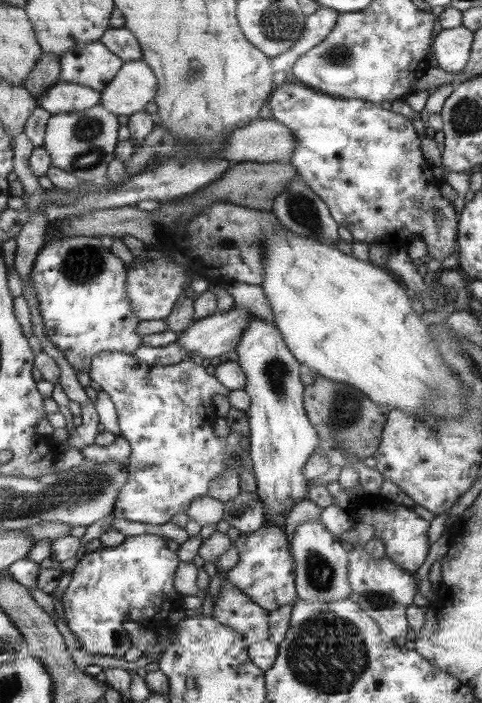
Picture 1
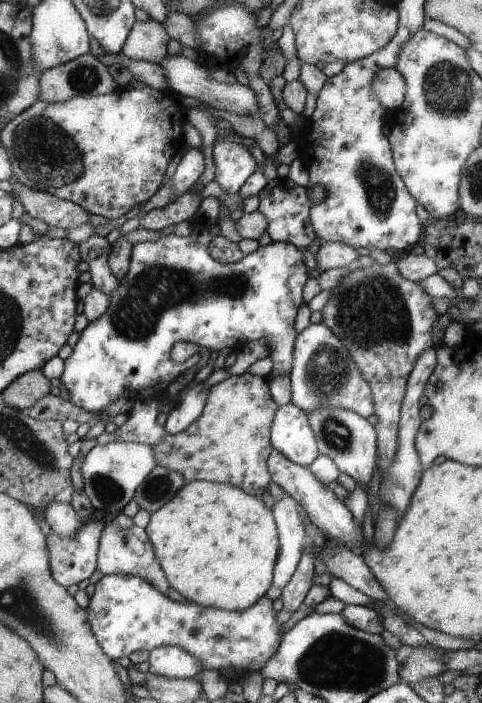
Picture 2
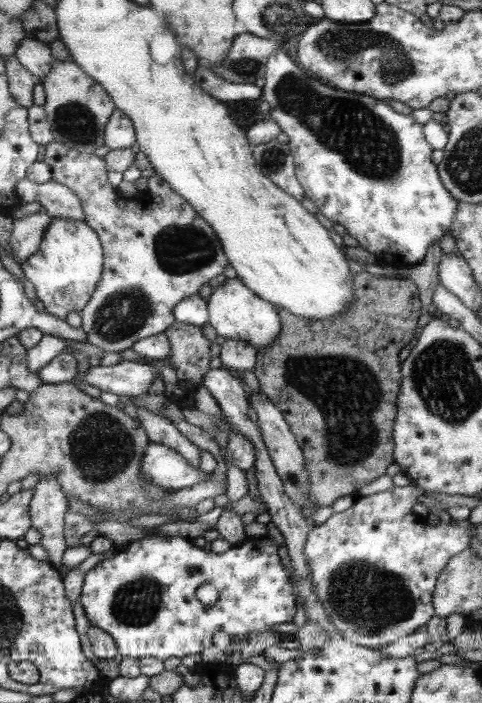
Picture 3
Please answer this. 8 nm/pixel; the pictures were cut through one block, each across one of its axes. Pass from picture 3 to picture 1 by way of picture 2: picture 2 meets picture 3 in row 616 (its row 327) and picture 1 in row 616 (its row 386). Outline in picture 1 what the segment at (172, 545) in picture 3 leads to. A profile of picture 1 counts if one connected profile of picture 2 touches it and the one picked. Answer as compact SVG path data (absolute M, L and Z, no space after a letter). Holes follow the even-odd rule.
M141 534L137 536L125 537L124 542L115 547L100 547L96 549L91 554L85 555L81 559L80 566L78 566L76 571L72 572L72 581L63 595L63 601L65 606L64 618L67 618L68 625L70 626L72 632L76 634L78 641L81 644L81 649L84 649L90 654L104 654L104 656L124 656L130 647L130 638L128 633L123 629L123 622L126 620L132 620L132 622L137 622L144 627L157 627L162 625L162 622L168 622L168 614L170 610L174 608L176 600L178 600L178 594L174 590L174 574L176 574L178 565L180 564L180 557L176 556L172 550L166 548L166 540L156 536L155 534Z

